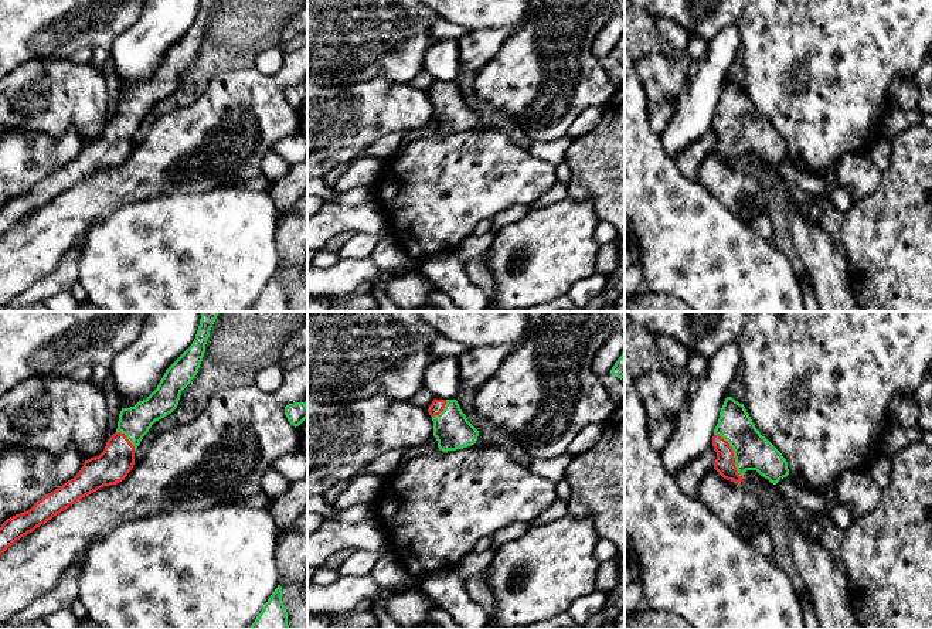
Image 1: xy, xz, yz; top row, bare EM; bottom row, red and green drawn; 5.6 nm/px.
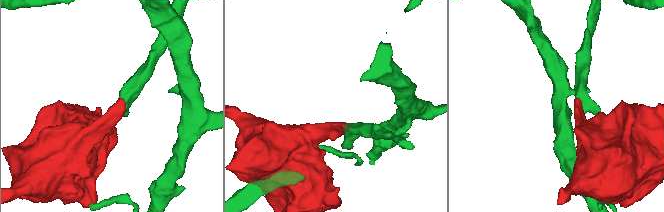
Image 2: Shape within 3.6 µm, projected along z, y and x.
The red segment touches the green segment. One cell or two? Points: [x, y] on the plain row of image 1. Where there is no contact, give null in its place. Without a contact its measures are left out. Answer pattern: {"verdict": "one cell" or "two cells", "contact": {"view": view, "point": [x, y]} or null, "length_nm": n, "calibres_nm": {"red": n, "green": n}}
{"verdict": "one cell", "contact": {"view": "yz", "point": [732, 136]}, "length_nm": 300, "calibres_nm": {"red": 110, "green": 200}}

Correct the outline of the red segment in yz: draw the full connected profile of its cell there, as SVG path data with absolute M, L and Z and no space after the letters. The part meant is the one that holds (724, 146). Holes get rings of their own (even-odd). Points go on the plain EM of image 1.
M727 79L714 112L717 135L714 152L727 163L742 164L746 153L756 153L776 167L789 157L782 136L755 110L744 86Z

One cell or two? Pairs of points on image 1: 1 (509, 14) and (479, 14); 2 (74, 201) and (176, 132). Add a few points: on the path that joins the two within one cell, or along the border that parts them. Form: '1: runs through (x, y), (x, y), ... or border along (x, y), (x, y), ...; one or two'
1: runs through (502, 14), (486, 14); one
2: runs through (99, 196), (112, 187), (126, 183), (152, 157); one

